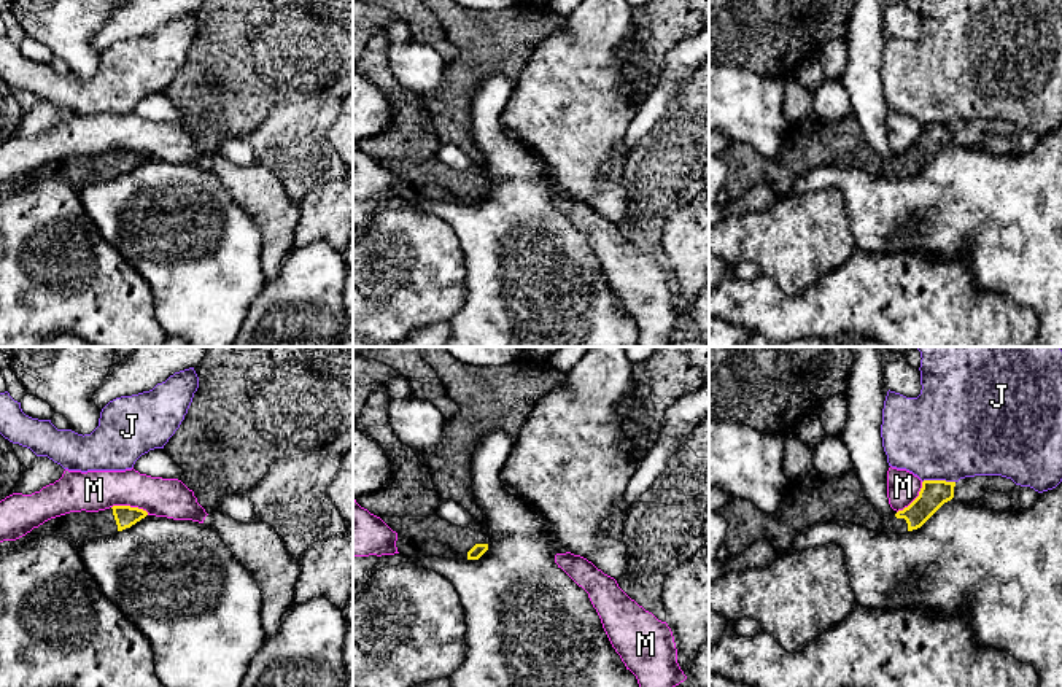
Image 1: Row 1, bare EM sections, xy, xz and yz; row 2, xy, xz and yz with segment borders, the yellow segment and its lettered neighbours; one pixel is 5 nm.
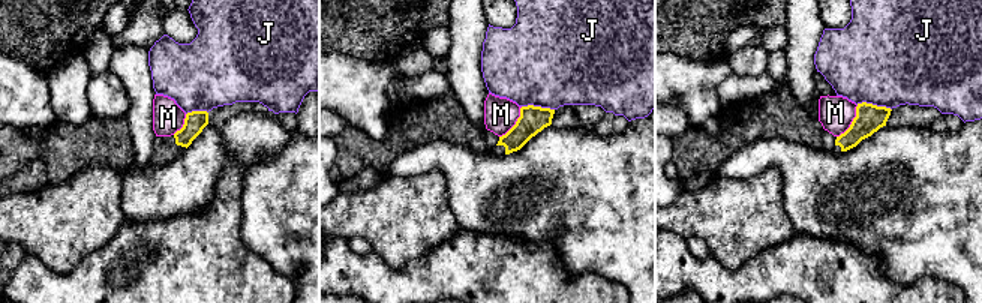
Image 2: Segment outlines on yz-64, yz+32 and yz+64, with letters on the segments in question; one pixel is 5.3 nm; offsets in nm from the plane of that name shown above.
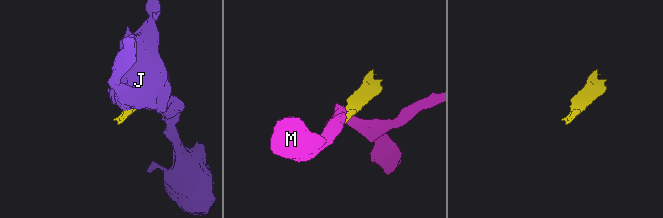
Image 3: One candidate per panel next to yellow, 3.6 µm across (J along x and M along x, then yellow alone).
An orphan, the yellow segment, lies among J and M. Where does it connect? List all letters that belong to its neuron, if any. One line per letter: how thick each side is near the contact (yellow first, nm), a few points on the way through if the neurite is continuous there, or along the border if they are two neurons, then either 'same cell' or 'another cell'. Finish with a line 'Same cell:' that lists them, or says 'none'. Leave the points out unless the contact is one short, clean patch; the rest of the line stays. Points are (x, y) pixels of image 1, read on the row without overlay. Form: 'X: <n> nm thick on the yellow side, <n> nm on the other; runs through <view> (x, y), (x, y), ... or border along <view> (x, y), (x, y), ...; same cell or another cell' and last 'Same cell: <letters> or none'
J: 140 nm thick on the yellow side, 480 nm on the other; another cell
M: 110 nm thick on the yellow side, 200 nm on the other; another cell
Same cell: none

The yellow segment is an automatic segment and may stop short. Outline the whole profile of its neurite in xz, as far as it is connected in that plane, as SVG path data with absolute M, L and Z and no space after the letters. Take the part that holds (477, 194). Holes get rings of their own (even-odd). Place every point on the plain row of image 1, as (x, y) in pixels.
M436 157L428 161L383 161L382 164L397 177L397 196L412 202L479 204L488 194L490 181L477 169L461 172Z

